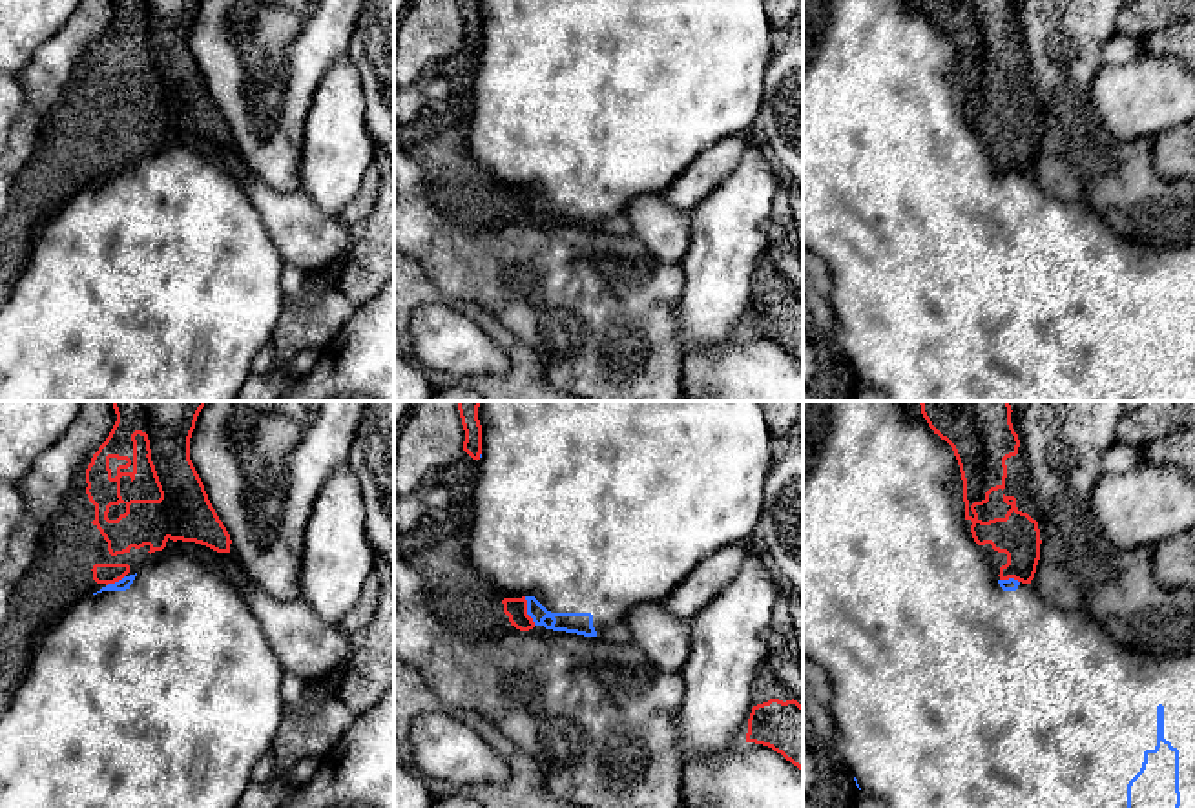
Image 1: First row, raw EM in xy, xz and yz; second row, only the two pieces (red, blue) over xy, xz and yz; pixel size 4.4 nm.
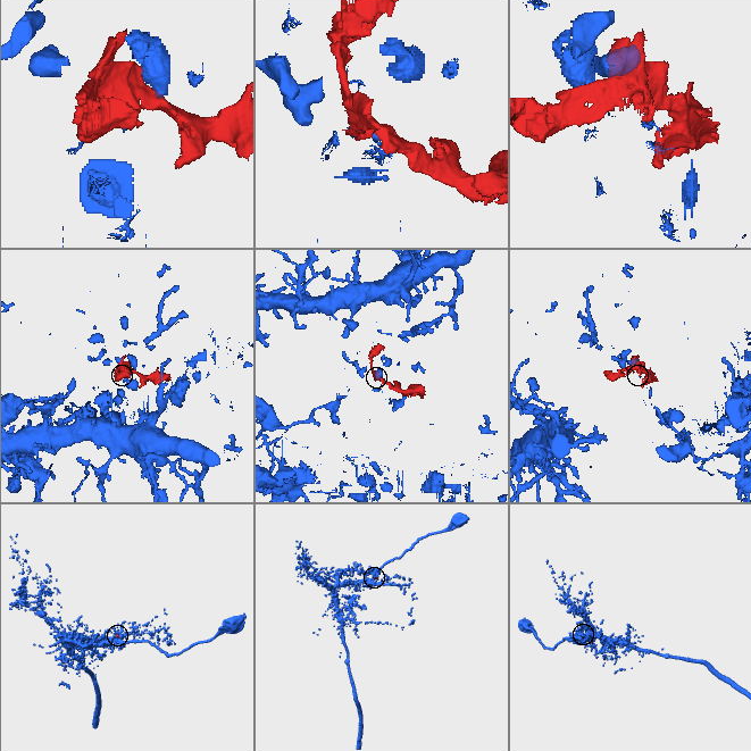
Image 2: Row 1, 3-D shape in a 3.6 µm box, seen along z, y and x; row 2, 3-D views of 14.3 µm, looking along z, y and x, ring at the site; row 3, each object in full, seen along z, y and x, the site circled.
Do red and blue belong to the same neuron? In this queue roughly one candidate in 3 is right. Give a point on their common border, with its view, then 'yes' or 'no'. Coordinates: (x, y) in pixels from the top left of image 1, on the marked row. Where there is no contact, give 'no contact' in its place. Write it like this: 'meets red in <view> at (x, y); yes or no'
meets red in xz at (526, 611); no

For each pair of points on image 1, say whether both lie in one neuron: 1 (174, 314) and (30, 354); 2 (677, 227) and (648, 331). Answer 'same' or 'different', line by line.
1: same
2: different

